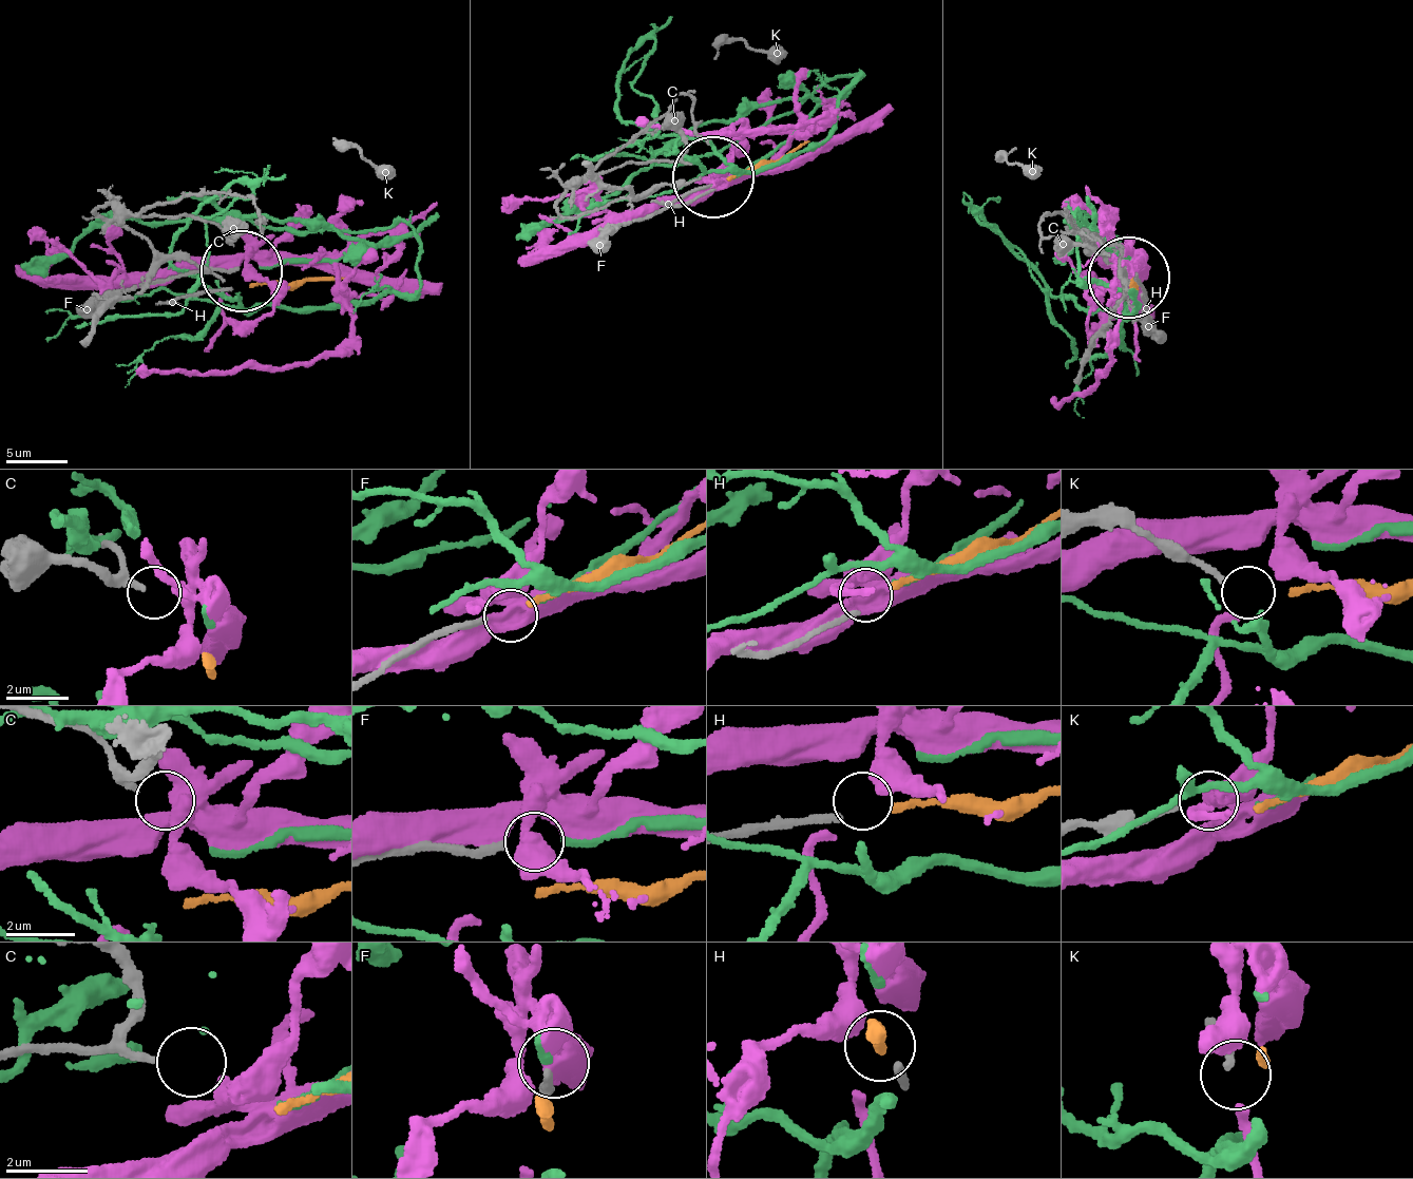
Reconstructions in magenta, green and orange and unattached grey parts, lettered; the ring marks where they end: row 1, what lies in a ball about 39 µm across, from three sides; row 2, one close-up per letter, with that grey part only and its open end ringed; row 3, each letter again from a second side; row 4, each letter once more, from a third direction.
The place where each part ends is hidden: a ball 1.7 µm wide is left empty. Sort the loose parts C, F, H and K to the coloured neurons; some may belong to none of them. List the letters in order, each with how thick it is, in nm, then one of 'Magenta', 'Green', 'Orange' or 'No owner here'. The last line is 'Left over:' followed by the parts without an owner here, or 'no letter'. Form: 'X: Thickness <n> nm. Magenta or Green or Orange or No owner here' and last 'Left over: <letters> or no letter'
C: Thickness 190 nm. No owner here
F: Thickness 200 nm. Green
H: Thickness 180 nm. Orange
K: Thickness 190 nm. No owner here
Left over: C, K

